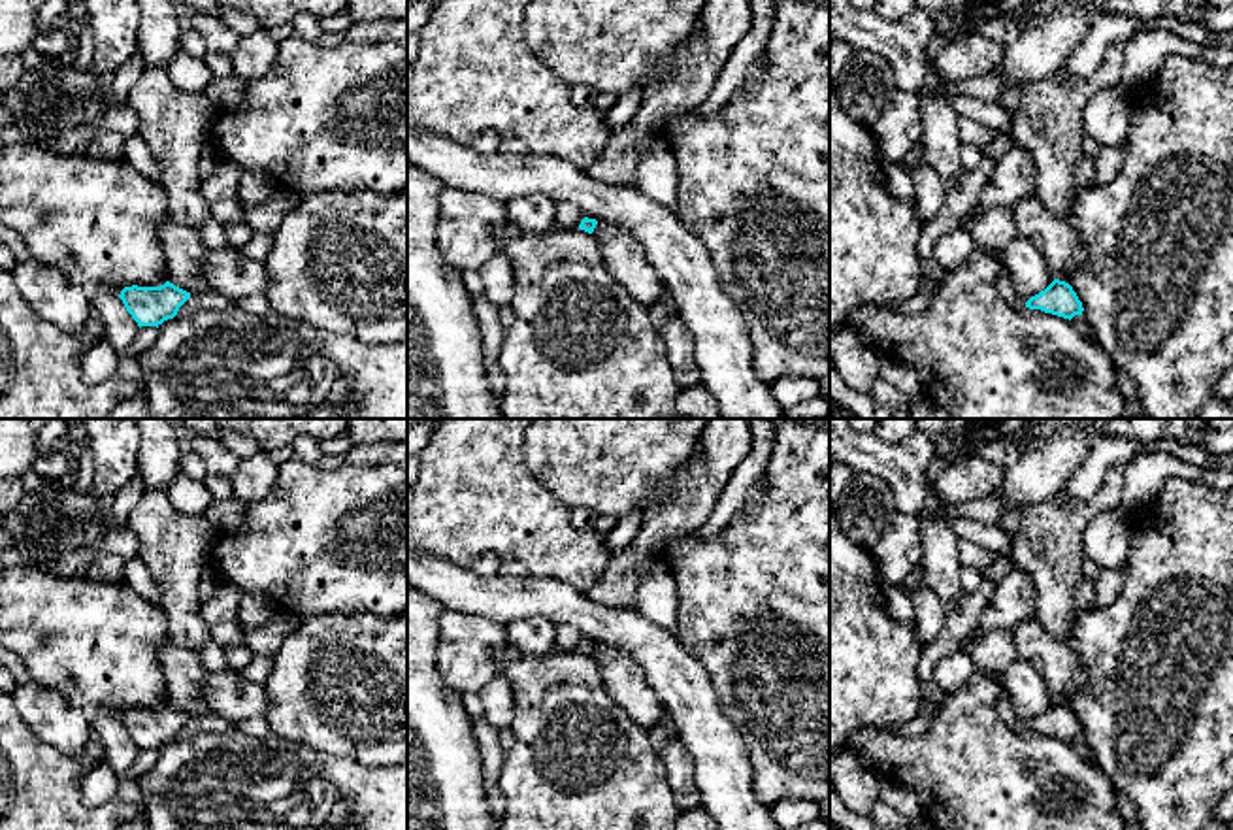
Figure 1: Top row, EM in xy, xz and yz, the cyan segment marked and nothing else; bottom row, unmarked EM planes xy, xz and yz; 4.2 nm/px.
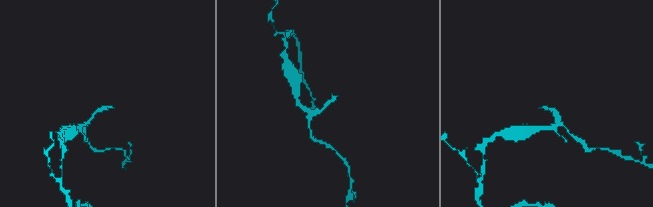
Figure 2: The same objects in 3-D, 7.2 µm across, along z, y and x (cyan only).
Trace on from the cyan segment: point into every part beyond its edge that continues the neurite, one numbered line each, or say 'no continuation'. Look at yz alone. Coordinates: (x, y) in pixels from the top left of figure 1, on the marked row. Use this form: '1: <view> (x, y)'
1: yz (1005, 287)

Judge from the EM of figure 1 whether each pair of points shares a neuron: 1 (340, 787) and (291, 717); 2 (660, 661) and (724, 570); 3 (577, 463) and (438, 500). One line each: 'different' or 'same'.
1: different
2: different
3: different

